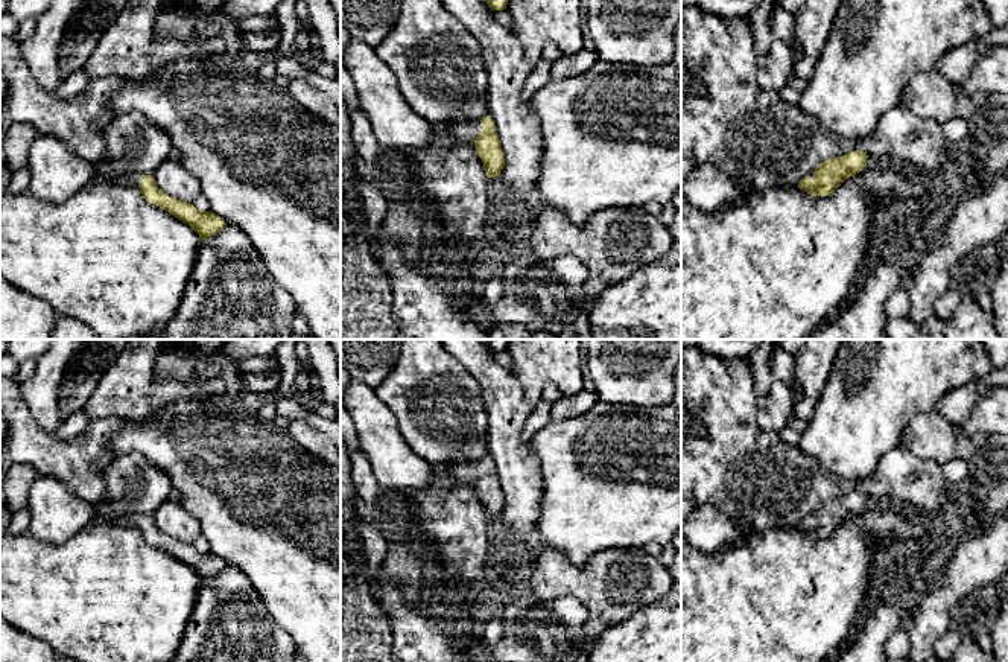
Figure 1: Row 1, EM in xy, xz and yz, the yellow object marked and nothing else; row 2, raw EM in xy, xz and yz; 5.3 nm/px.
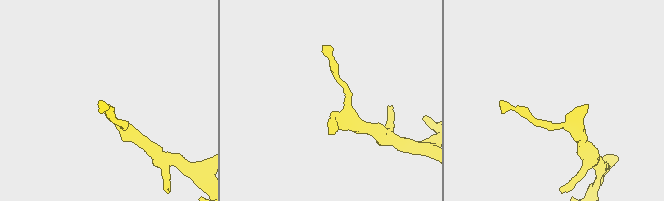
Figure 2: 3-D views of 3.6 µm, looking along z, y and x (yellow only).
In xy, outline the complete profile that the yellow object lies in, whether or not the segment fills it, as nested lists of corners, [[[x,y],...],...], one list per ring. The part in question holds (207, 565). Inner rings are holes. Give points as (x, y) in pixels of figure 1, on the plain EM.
[[[0,376],[0,412],[8,420],[3,449],[9,463],[27,463],[40,475],[61,481],[76,496],[99,510],[105,519],[125,527],[138,527],[149,545],[189,565],[199,575],[201,583],[225,569],[227,563],[213,552],[199,552],[193,545],[164,534],[152,516],[111,516],[103,481],[105,467],[97,463],[103,447],[117,431],[129,425],[128,420],[91,419],[82,434],[62,441],[33,422],[21,396],[20,384],[5,376]]]

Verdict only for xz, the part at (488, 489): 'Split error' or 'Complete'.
Split error

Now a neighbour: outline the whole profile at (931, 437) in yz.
[[[938,412],[918,414],[903,429],[900,446],[923,460],[941,466],[952,460],[968,460],[978,449],[978,440],[964,435]]]

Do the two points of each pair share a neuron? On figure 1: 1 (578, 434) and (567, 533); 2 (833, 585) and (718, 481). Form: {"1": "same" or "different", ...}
{"1": "same", "2": "different"}

